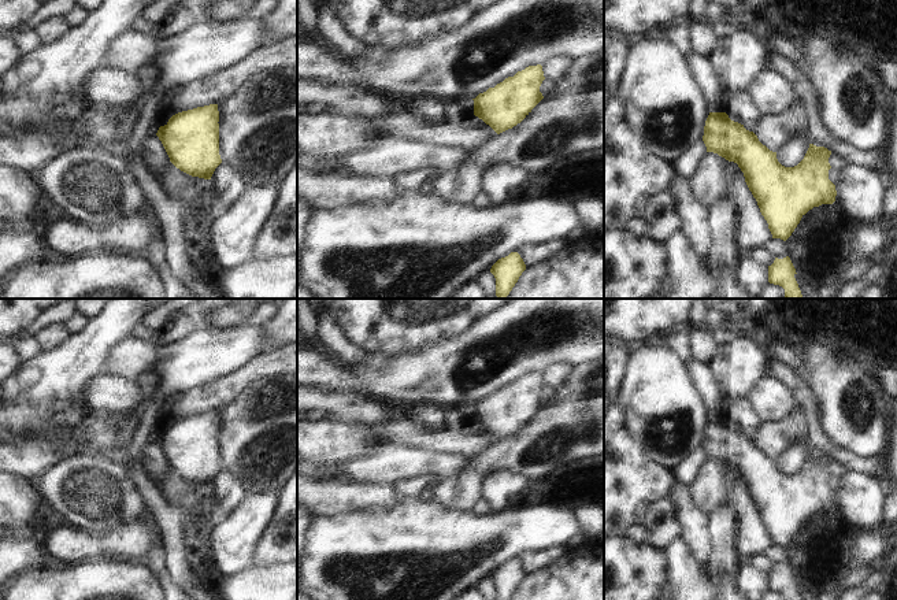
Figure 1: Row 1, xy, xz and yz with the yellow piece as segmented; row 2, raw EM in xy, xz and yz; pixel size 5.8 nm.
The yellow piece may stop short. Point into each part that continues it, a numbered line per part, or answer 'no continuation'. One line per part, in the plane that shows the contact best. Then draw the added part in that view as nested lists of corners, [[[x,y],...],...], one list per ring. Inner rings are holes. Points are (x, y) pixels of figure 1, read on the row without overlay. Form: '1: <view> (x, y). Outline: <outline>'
no continuation

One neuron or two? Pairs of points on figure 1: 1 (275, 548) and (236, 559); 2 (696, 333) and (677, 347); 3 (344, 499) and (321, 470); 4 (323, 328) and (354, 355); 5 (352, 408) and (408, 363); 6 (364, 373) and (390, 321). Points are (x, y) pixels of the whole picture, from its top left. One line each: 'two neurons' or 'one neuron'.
1: two neurons
2: two neurons
3: two neurons
4: one neuron
5: two neurons
6: two neurons

